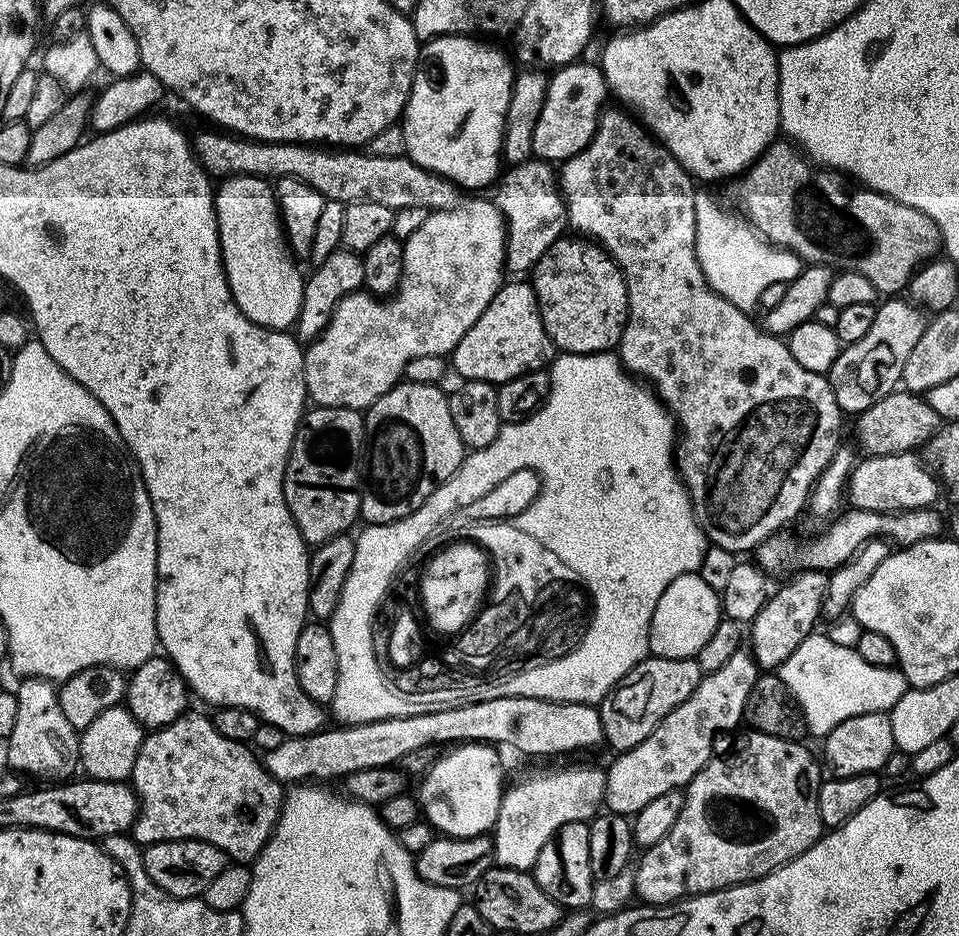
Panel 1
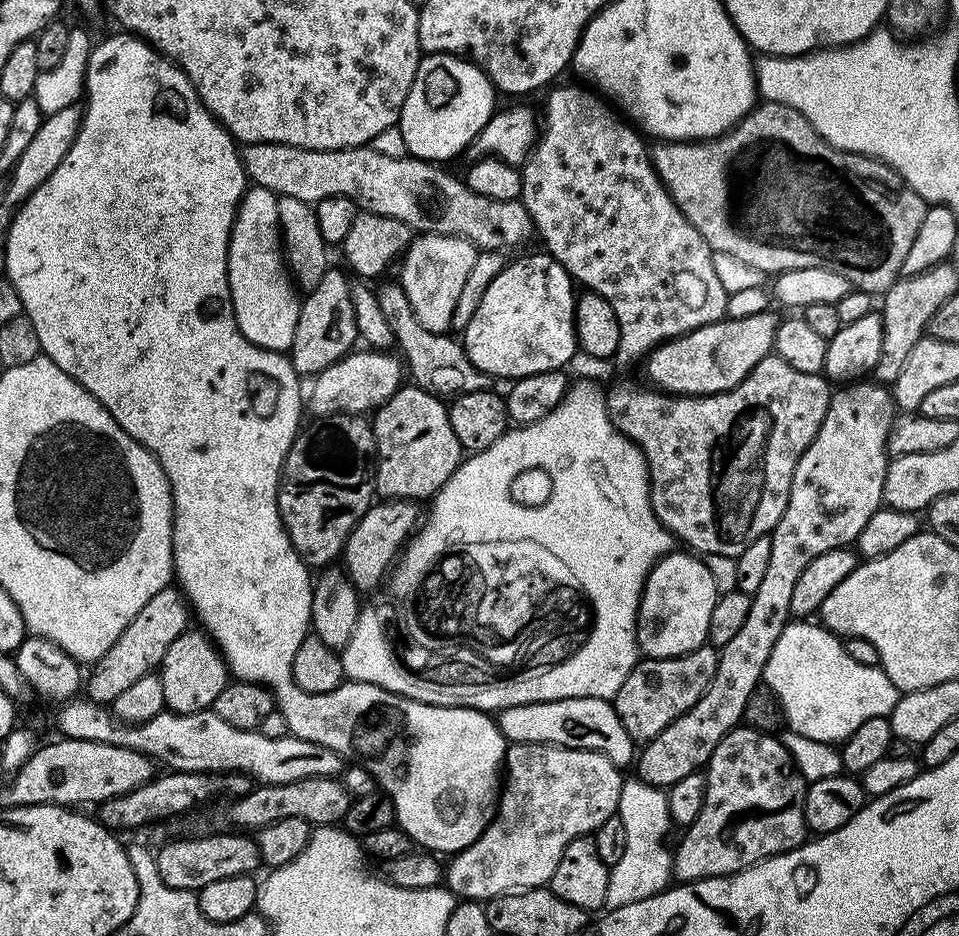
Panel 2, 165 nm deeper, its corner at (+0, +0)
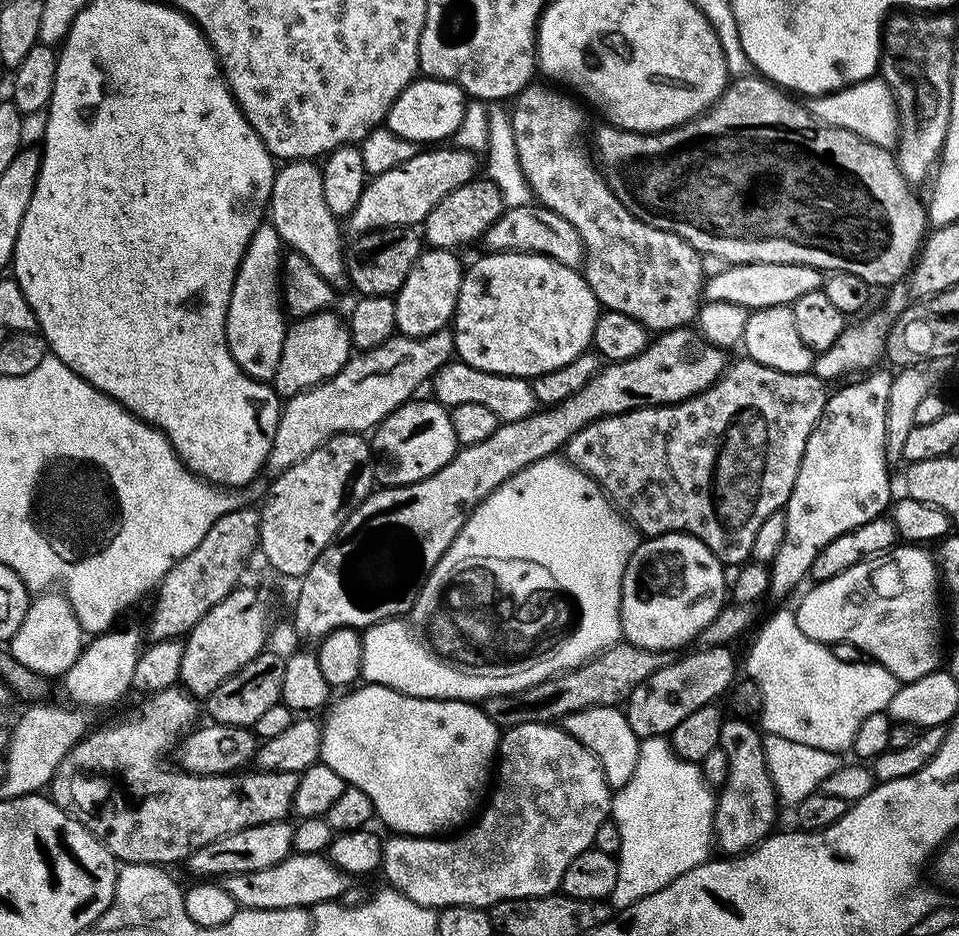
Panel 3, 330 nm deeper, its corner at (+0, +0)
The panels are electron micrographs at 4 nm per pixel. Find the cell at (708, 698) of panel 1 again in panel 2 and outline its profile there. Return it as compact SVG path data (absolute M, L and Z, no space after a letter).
M852 382L847 386L831 393L826 410L826 418L822 418L822 426L810 442L810 446L798 458L798 466L794 466L794 478L790 482L790 494L786 502L786 510L782 518L772 529L770 535L770 562L766 566L766 575L758 585L758 590L751 593L750 614L746 622L738 629L738 635L731 642L726 642L724 648L718 652L718 670L710 682L710 686L662 734L658 734L653 740L647 741L644 748L639 749L634 760L635 775L647 784L653 784L656 788L665 790L672 787L674 782L682 782L686 774L701 771L707 765L708 760L714 754L718 742L726 738L726 734L737 727L744 719L746 702L750 694L754 694L756 688L761 687L764 679L764 667L770 658L770 650L774 650L774 642L778 642L778 634L788 623L792 611L790 610L790 597L794 594L794 585L798 578L818 554L826 554L826 550L835 548L847 548L862 534L862 526L870 522L870 518L882 506L884 498L884 483L886 482L886 470L888 469L888 431L892 428L894 419L894 401L891 391L879 382L862 384L866 382Z

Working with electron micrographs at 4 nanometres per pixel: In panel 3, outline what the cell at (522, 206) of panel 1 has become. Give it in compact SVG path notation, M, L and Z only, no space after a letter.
M441 330L429 336L397 334L382 346L353 355L352 359L331 376L312 388L287 397L280 409L278 430L266 465L267 471L279 474L284 469L302 462L306 454L318 450L330 438L343 432L367 433L381 424L398 406L417 395L420 387L427 385L436 371L454 356L454 336Z

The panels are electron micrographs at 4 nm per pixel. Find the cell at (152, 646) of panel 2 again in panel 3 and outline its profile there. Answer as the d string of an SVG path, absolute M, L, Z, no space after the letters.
M245 506L237 508L234 512L227 512L224 516L219 516L214 522L214 526L210 526L210 530L206 530L206 538L202 538L202 542L198 542L198 546L194 546L194 550L190 550L190 554L182 557L160 579L154 592L156 601L153 602L152 613L148 616L147 639L155 642L185 637L198 621L206 618L206 614L210 614L210 610L214 610L214 606L218 606L218 602L222 602L222 598L226 598L226 594L230 594L238 587L241 583L240 575L243 574L244 567L247 566L248 559L252 556L252 551L254 553L257 551L259 543L260 513L255 507L252 509L251 506Z

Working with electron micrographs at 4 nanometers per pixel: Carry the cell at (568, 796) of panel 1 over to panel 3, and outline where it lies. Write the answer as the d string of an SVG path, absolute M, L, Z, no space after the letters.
M559 723L519 724L501 735L494 784L495 780L492 801L483 805L484 813L482 808L475 817L476 825L474 820L471 827L464 830L469 832L461 831L456 834L461 836L451 838L392 834L384 840L380 867L391 891L401 892L410 902L439 910L450 906L491 909L503 900L551 896L560 888L566 866L570 866L578 854L593 847L598 828L609 819L614 792L608 787L603 766L591 750Z

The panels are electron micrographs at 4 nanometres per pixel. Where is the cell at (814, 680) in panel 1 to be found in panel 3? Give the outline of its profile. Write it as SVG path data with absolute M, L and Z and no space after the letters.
M791 607L778 609L762 624L755 629L756 637L748 648L746 676L755 680L762 690L762 710L758 720L764 723L763 731L770 736L790 738L790 742L802 742L802 746L818 746L818 750L843 753L851 749L854 730L858 730L862 718L887 710L894 694L900 689L901 681L890 674L890 670L875 662L838 662L829 645L806 638L806 634L798 630L796 614Z

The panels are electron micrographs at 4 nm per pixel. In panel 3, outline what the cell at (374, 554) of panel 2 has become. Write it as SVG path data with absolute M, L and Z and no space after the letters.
M695 327L671 328L668 332L659 333L648 343L646 350L642 350L642 354L605 363L596 376L582 386L582 390L578 390L578 394L570 394L570 398L560 404L537 410L518 422L502 422L494 434L490 434L490 438L475 446L461 447L454 459L446 462L442 470L430 474L430 478L422 478L413 484L377 487L348 515L346 522L342 522L336 537L299 581L300 593L296 596L297 634L319 642L326 634L339 628L363 630L372 624L381 624L383 620L403 617L414 606L424 581L434 566L438 566L442 554L446 554L450 542L454 542L468 516L493 490L502 486L502 482L542 458L557 455L571 436L595 420L639 408L681 404L683 400L706 391L729 367L730 360L724 356L727 356L725 349L706 342Z

